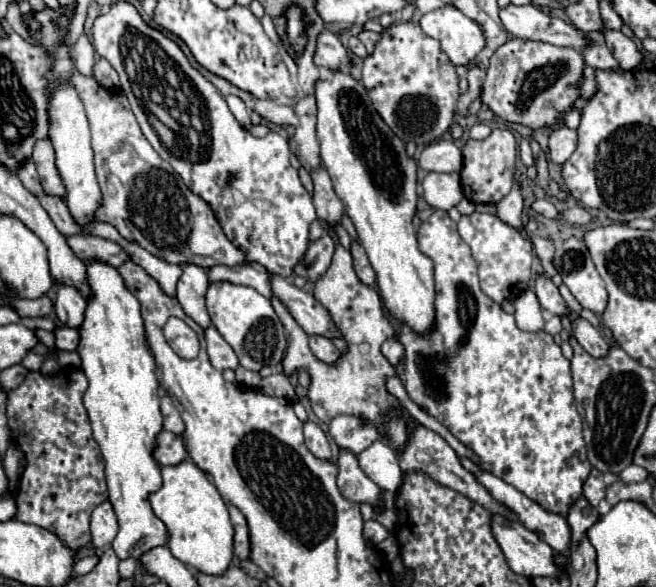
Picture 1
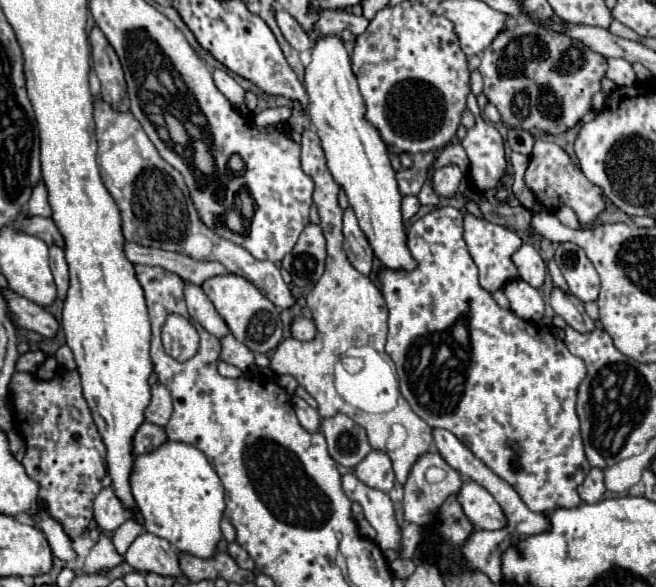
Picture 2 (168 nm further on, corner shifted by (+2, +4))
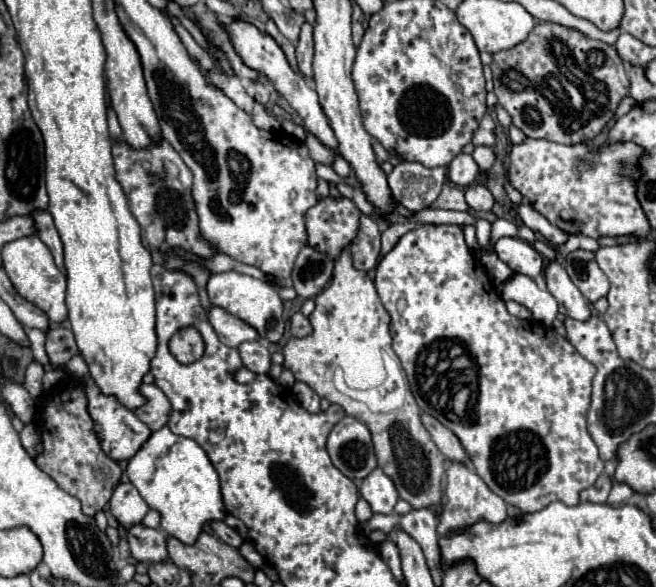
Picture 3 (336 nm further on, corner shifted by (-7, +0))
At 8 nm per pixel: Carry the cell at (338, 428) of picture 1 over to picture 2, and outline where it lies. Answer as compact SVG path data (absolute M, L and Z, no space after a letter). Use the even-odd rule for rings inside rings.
M335 415L321 421L327 449L337 465L353 469L371 451L365 429L347 415Z

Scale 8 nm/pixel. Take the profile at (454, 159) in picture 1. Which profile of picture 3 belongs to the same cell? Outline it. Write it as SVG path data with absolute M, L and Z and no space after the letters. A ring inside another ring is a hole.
M402 161L388 175L392 195L410 211L422 211L438 197L446 179L444 167L424 167L422 163Z

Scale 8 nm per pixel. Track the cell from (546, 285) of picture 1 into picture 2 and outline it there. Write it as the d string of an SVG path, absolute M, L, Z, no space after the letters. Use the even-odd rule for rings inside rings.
M523 243L523 245L511 255L511 261L515 263L515 267L517 267L517 271L519 271L519 277L521 277L523 281L527 281L527 283L533 285L533 287L541 287L541 285L543 285L547 267L545 267L543 259L539 257L539 253L533 249L533 245Z

